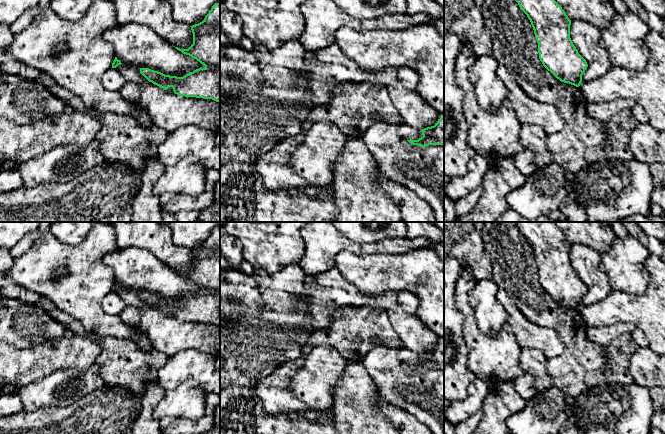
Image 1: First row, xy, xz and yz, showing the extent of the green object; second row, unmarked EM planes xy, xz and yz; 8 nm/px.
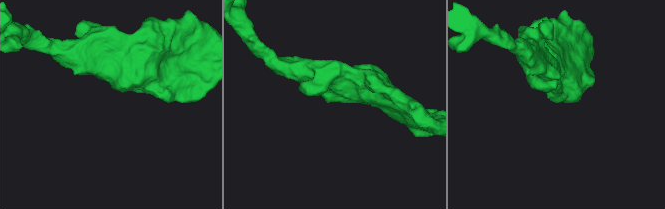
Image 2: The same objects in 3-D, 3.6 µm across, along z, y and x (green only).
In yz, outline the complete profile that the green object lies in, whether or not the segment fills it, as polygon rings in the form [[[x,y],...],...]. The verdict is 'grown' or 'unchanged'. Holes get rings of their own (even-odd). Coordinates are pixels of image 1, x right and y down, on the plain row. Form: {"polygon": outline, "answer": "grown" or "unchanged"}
{"polygon": [[[515,222],[527,239],[543,290],[561,306],[579,311],[588,291],[570,262],[571,244],[554,222]]], "answer": "unchanged"}

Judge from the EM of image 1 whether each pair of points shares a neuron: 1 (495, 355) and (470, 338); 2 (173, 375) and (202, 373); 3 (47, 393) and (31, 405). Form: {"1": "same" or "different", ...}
{"1": "same", "2": "same", "3": "same"}

